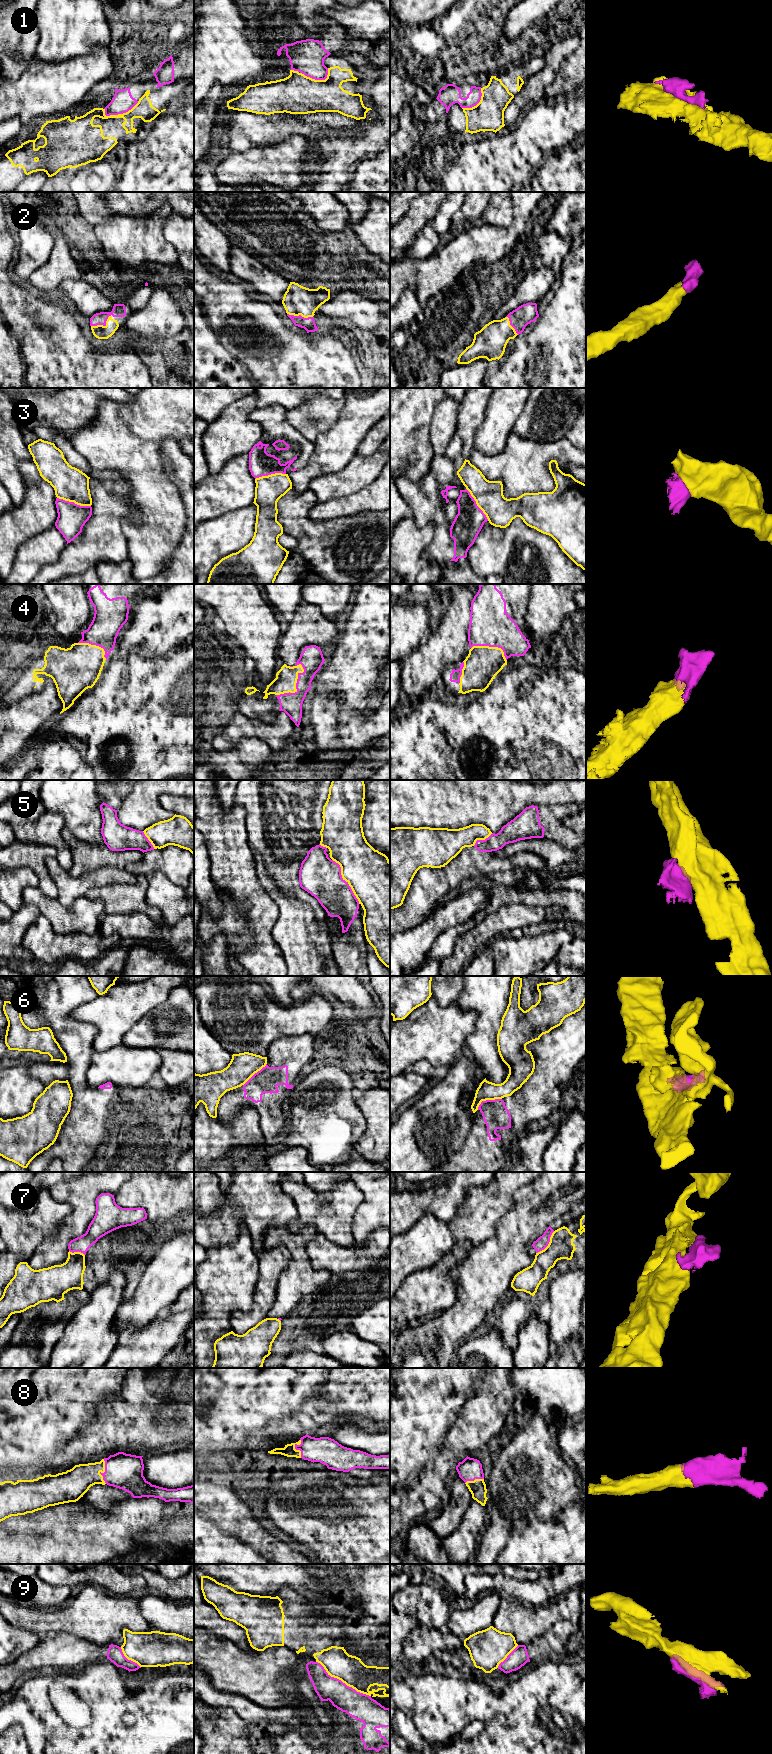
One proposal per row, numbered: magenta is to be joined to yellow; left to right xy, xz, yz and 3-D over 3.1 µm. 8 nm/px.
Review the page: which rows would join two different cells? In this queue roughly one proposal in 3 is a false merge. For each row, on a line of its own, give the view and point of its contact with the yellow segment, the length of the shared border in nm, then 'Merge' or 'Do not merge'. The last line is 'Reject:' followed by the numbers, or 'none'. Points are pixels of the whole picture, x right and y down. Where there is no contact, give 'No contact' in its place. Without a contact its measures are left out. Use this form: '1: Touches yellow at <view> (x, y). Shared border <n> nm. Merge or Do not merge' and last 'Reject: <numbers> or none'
1: Touches yellow at xy (121, 114). Shared border 300 nm. Do not merge
2: Touches yellow at xy (102, 325). Shared border 180 nm. Merge
3: Touches yellow at xy (74, 502). Shared border 280 nm. Merge
4: Touches yellow at xz (295, 686). Shared border 320 nm. Merge
5: Touches yellow at xz (345, 880). Shared border 420 nm. Do not merge
6: Touches yellow at yz (487, 1099). Shared border 220 nm. Do not merge
7: Touches yellow at yz (548, 1244). Shared border 240 nm. Do not merge
8: Touches yellow at xy (104, 1471). Shared border 200 nm. Merge
9: Touches yellow at xz (343, 1682). Shared border 500 nm. Do not merge
Reject: 1, 5, 6, 7, 9

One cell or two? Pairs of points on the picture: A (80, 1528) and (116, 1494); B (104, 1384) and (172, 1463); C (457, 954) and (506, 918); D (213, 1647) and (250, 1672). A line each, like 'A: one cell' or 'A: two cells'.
A: two cells
B: two cells
C: one cell
D: one cell

